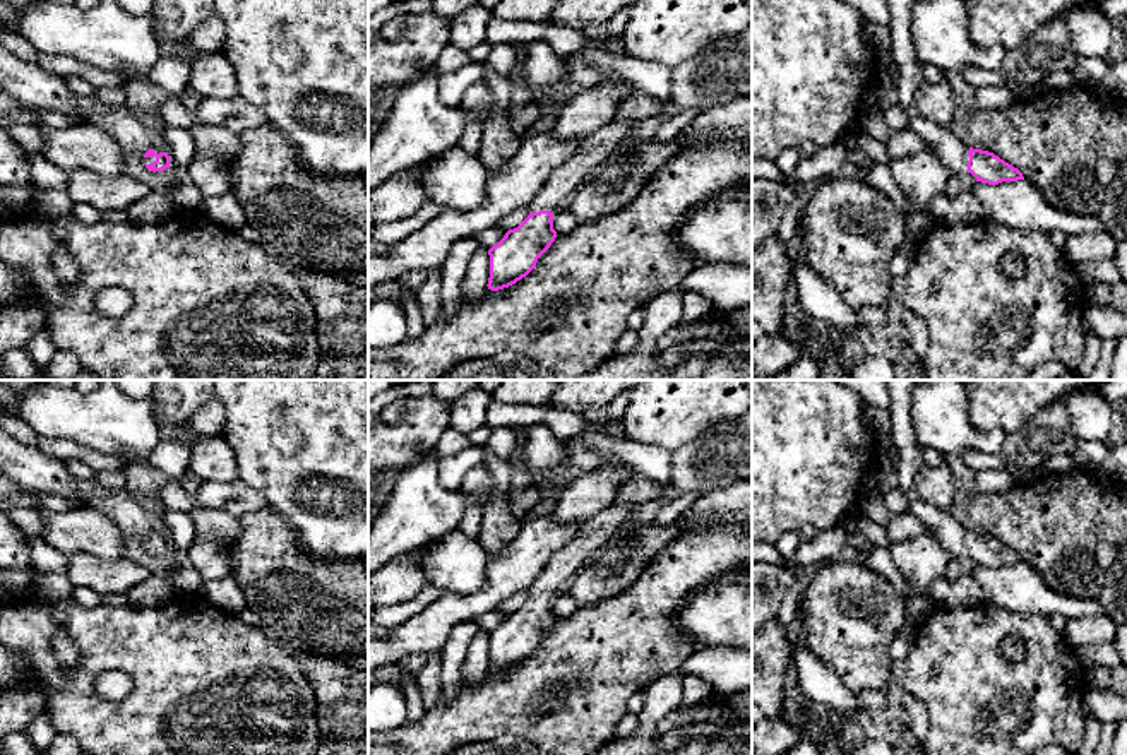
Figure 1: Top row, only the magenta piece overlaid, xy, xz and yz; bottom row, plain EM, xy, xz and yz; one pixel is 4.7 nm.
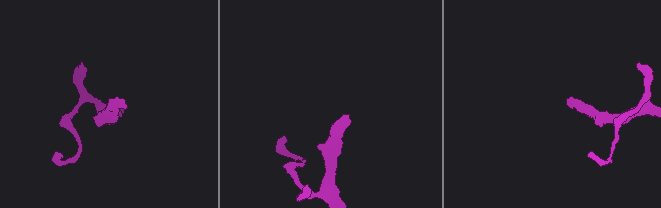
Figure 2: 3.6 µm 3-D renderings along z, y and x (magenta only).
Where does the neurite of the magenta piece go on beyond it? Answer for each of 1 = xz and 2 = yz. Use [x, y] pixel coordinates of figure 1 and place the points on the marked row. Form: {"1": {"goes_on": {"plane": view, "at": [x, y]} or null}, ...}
{"1": {"goes_on": {"plane": "xz", "at": [593, 149]}}, "2": {"goes_on": {"plane": "yz", "at": [944, 142]}}}

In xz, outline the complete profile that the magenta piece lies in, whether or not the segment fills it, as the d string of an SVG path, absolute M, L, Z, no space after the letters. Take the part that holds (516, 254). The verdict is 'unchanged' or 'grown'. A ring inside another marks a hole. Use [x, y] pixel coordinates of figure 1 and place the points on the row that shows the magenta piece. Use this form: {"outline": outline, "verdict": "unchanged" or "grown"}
{"outline": "M610 122L605 128L581 139L572 156L560 164L540 188L529 216L488 250L490 277L488 289L498 291L526 277L538 259L557 238L553 212L560 202L574 192L584 178L608 156L617 154L632 142L632 123Z", "verdict": "grown"}

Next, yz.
{"outline": "M913 113L908 127L923 139L925 149L939 158L952 176L968 171L976 181L988 185L1024 180L1017 168L993 152L968 147L956 127L940 127Z", "verdict": "grown"}

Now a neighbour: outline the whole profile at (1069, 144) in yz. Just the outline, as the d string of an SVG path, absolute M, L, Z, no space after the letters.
M1096 87L1046 89L1000 110L961 122L973 149L993 152L1017 168L1055 209L1098 216L1101 200L1127 156L1127 118L1120 103Z

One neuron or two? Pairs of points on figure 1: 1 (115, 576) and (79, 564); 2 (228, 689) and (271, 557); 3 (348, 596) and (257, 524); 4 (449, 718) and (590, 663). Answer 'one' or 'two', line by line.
1: one
2: two
3: one
4: one

